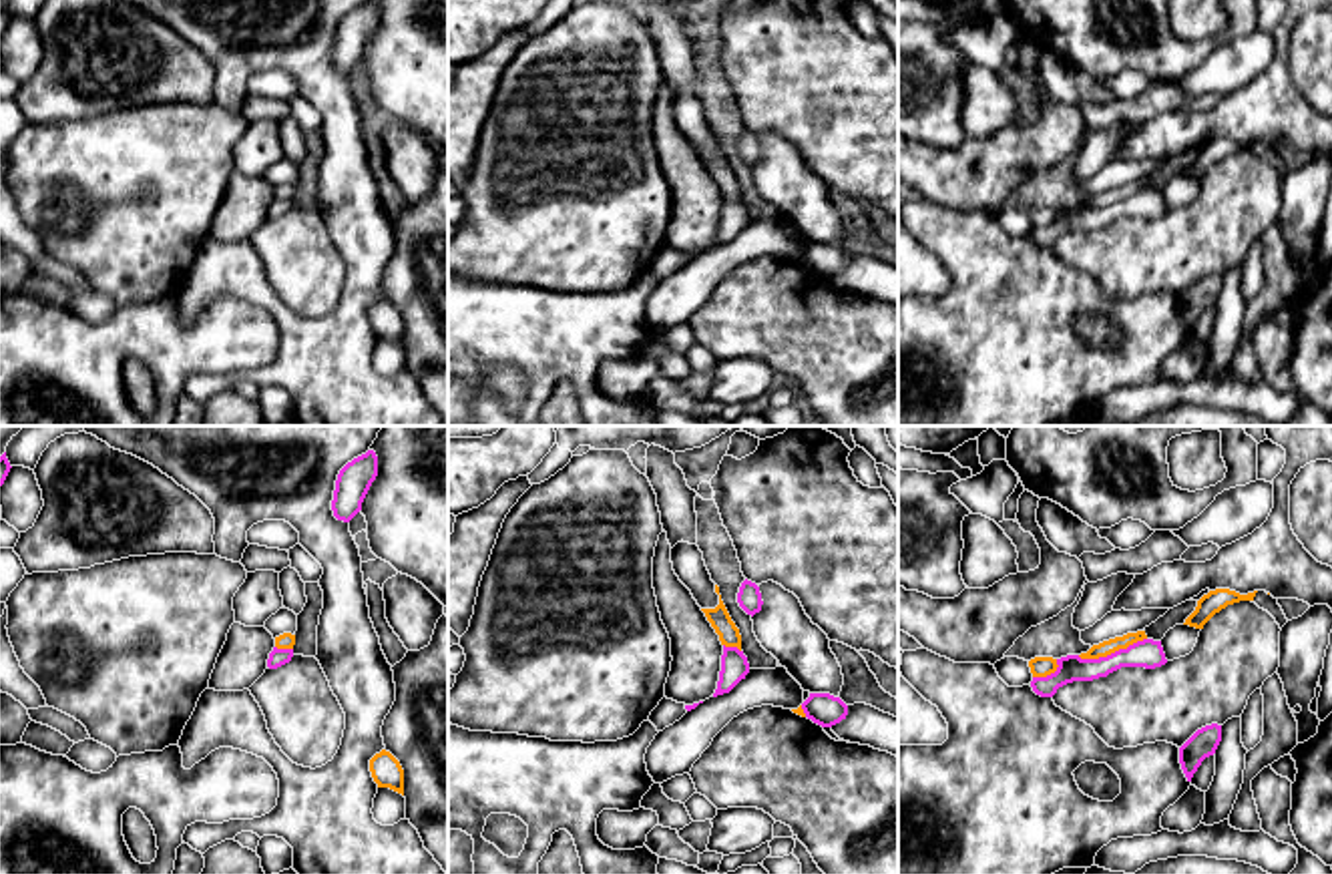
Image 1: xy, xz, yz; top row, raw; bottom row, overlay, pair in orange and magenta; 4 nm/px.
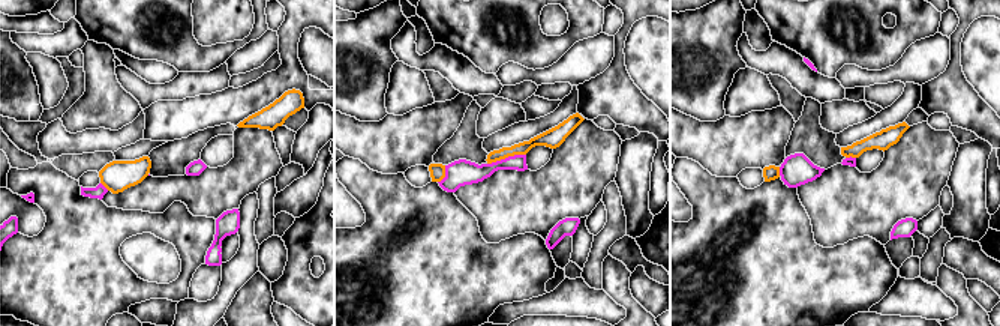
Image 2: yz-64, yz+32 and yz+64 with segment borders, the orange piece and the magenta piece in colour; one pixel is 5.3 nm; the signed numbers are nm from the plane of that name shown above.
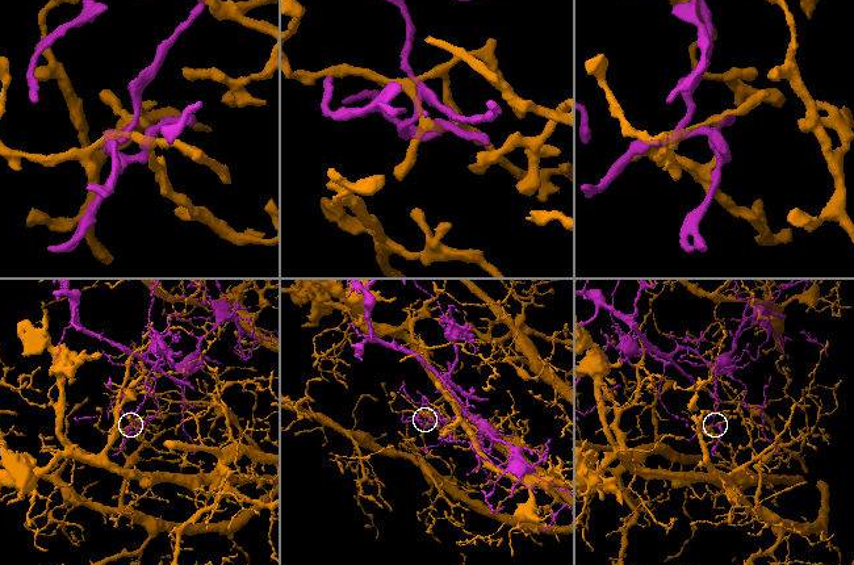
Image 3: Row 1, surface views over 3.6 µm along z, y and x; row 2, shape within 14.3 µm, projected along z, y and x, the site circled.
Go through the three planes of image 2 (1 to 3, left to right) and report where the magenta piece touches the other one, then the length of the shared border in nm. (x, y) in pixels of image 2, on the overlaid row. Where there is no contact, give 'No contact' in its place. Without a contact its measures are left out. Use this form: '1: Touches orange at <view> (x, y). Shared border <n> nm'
1: Touches orange at yz-64 (105, 187). Shared border 60 nm
2: Touches orange at yz+32 (505, 156). Shared border 220 nm
3: Touches orange at yz+64 (778, 172). Shared border 50 nm

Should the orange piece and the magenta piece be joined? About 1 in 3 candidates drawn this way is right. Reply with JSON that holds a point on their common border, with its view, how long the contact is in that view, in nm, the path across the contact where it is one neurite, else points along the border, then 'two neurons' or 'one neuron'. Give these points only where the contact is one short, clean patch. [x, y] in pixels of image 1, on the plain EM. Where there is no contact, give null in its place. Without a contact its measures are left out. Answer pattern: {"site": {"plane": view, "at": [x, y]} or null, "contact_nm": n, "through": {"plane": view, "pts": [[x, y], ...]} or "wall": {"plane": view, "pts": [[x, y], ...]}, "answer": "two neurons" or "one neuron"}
{"site": {"plane": "yz", "at": [1112, 201]}, "contact_nm": 280, "answer": "two neurons"}

